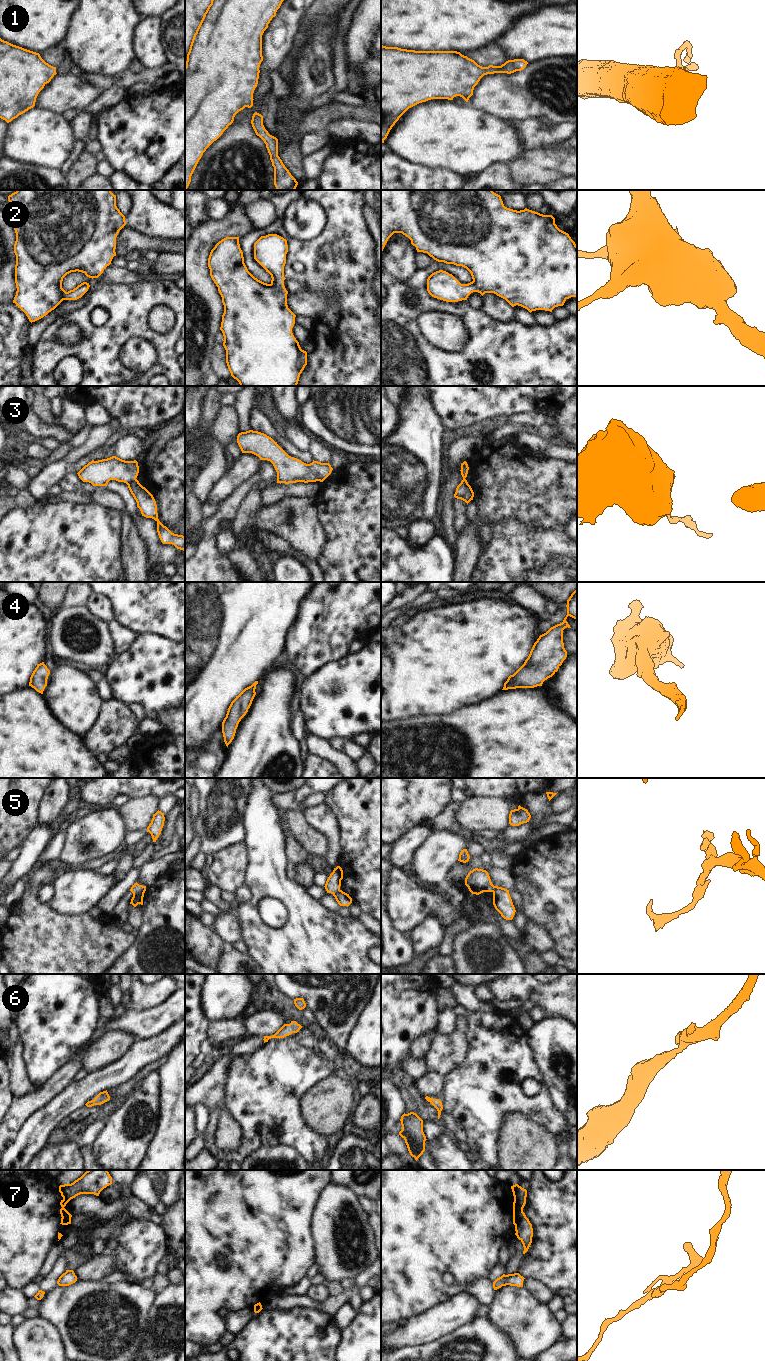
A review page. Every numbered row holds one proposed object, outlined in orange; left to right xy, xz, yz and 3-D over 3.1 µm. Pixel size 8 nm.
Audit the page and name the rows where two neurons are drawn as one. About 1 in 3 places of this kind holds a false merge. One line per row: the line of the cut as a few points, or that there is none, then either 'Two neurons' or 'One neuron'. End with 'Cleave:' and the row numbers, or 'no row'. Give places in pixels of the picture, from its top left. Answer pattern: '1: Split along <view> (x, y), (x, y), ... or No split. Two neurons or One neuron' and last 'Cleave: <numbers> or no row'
1: No split. One neuron
2: No split. One neuron
3: Split along xy (135, 478), (127, 484). Two neurons
4: No split. One neuron
5: Split along xy (144, 886), (133, 895). Two neurons
6: No split. One neuron
7: Split along yz (513, 1207), (522, 1209). Two neurons
Cleave: 3, 5, 7

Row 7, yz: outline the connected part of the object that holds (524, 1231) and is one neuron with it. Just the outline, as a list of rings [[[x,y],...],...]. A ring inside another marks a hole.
[[[513,1208],[513,1224],[515,1225],[515,1235],[522,1242],[523,1254],[525,1254],[532,1243],[533,1228],[523,1209]]]

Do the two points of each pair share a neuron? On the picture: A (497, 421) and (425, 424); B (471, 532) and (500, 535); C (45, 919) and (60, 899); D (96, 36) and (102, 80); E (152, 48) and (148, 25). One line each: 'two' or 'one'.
A: two
B: two
C: two
D: two
E: one

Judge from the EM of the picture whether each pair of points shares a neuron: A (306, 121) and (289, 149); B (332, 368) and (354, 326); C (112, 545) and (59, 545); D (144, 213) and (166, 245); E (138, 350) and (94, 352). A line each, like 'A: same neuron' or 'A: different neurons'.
A: same neuron
B: same neuron
C: same neuron
D: different neurons
E: different neurons

